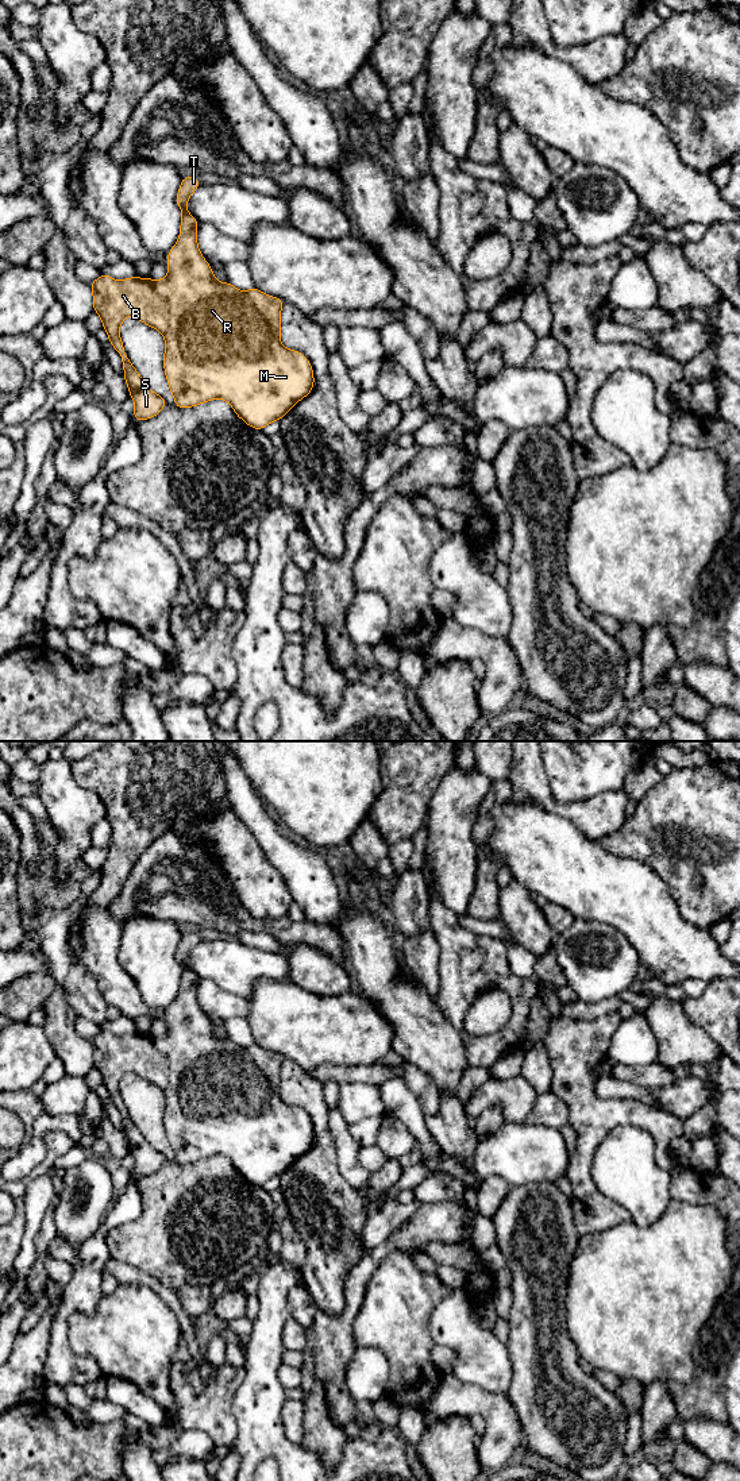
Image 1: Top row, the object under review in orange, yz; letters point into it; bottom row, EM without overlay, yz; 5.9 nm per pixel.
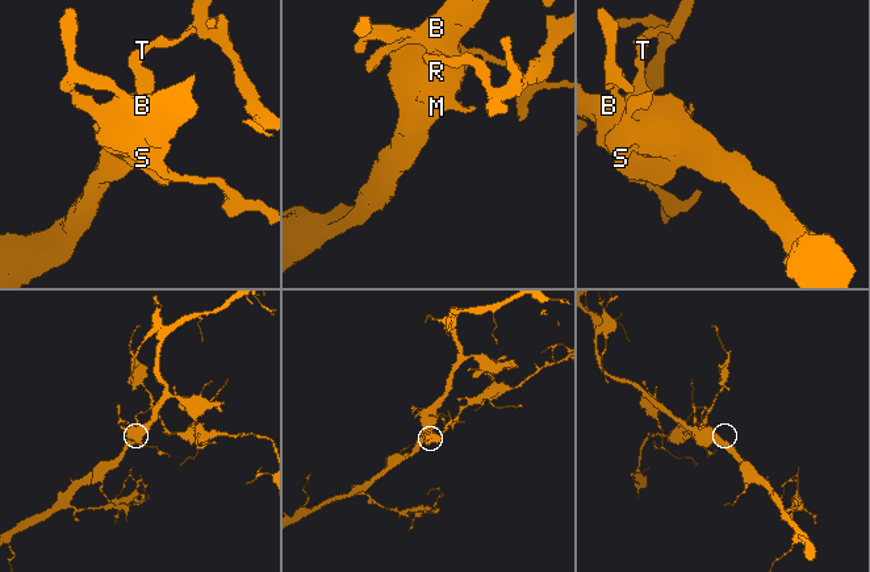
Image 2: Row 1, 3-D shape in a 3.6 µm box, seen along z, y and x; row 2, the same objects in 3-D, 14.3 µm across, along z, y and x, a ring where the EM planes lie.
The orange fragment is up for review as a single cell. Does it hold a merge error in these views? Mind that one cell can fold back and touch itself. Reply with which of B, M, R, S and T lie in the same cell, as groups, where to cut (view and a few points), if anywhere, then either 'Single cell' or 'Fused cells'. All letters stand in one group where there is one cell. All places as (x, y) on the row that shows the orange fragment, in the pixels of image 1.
Groups: B M R S / T. Split along yz (182, 213), (189, 215). Fused cells

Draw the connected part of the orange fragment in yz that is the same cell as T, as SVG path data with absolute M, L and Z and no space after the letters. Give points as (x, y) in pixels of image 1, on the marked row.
M196 176L182 177L181 185L178 188L178 193L176 196L176 203L181 209L182 215L190 215L190 212L186 208L186 203L199 186L200 186L200 181Z

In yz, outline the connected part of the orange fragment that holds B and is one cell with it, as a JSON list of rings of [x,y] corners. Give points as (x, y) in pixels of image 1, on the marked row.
[[[182,215],[178,240],[166,259],[169,274],[163,279],[134,275],[117,281],[103,273],[90,282],[93,312],[100,316],[111,346],[120,355],[123,377],[135,402],[132,416],[138,423],[159,414],[166,401],[147,386],[124,351],[119,328],[128,316],[163,335],[165,377],[178,409],[221,398],[248,427],[262,431],[313,390],[313,369],[304,354],[284,347],[280,340],[281,298],[267,296],[257,286],[243,292],[215,278],[199,250],[197,225],[192,215]]]

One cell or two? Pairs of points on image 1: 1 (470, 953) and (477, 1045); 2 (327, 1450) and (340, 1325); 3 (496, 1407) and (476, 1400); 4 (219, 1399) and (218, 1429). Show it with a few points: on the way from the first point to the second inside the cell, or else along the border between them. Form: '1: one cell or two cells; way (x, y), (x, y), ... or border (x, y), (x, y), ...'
1: one cell; way (463, 976), (459, 987), (459, 1024)
2: two cells; border (323, 1387), (328, 1414), (343, 1429)
3: one cell; way (490, 1406), (481, 1403)
4: one cell; way (218, 1406), (218, 1422)

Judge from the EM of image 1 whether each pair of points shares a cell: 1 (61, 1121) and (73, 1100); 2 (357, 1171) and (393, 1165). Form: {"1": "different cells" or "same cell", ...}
{"1": "different cells", "2": "different cells"}

